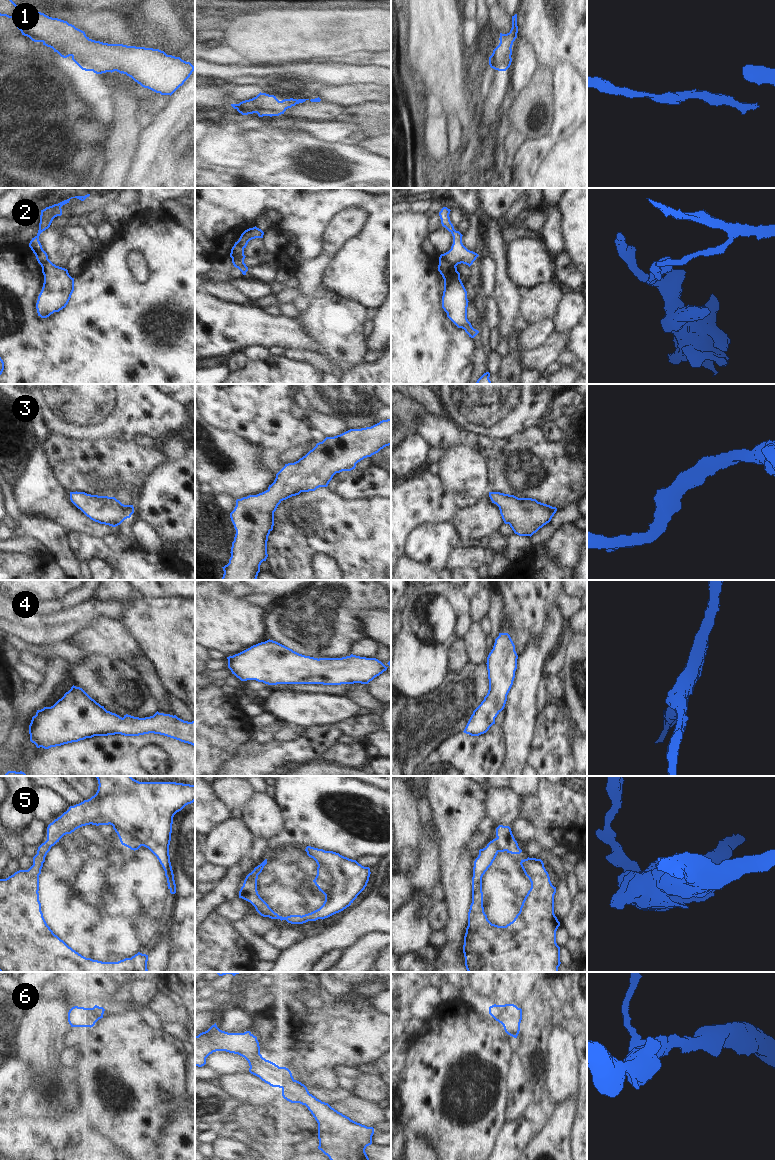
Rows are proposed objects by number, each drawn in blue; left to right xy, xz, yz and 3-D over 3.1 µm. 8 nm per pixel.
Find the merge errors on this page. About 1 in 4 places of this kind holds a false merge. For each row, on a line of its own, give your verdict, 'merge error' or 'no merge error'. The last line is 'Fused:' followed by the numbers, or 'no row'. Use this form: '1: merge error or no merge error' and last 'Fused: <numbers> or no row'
1: no merge error
2: merge error
3: no merge error
4: no merge error
5: no merge error
6: no merge error
Fused: 2

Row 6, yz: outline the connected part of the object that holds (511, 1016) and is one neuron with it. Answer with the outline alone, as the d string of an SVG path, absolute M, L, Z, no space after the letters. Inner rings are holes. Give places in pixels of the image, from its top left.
M514 1004L492 1005L489 1014L504 1027L505 1032L517 1038L522 1020L522 1009Z

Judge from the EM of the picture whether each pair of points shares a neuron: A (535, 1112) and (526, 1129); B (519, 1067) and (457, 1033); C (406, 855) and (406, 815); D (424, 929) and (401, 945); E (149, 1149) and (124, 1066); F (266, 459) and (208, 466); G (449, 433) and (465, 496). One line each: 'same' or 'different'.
A: same
B: different
C: same
D: same
E: same
F: different
G: different

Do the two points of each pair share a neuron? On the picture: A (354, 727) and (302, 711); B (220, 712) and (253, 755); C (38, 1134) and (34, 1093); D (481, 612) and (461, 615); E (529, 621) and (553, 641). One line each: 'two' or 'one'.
A: two
B: two
C: two
D: two
E: two

